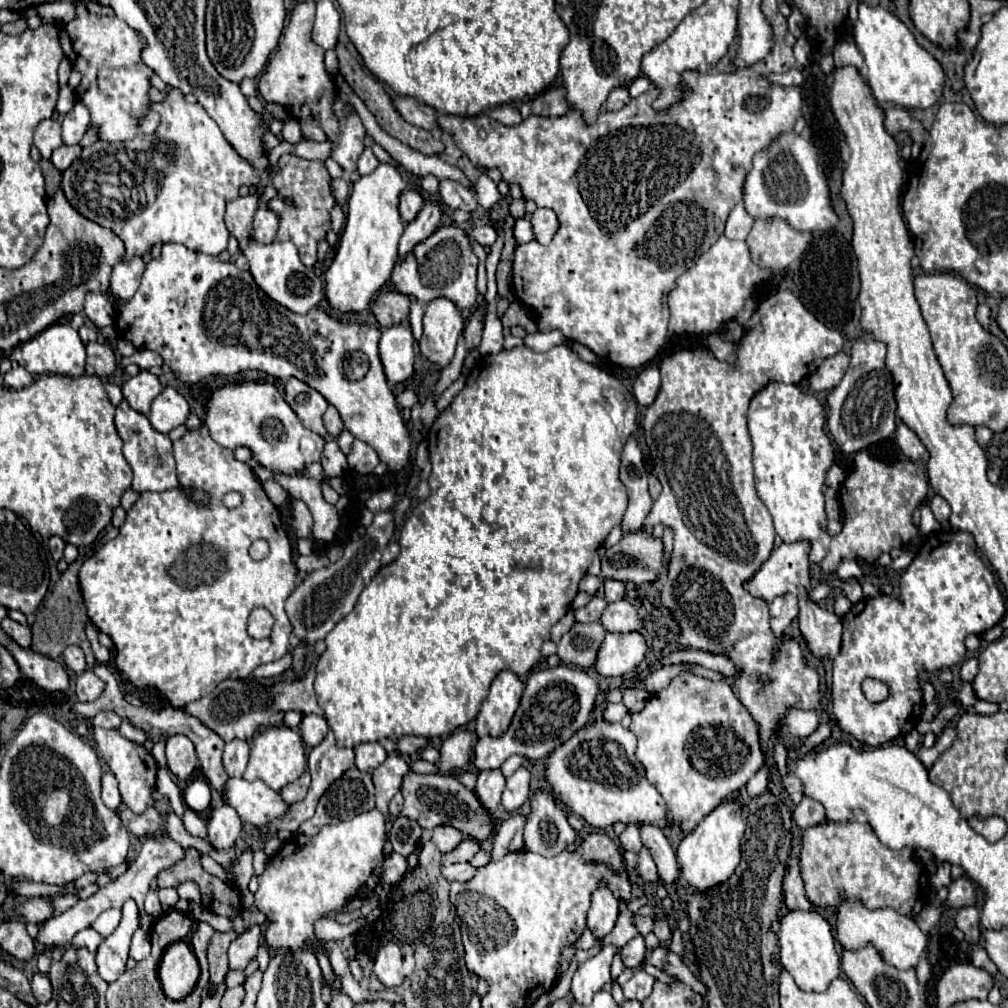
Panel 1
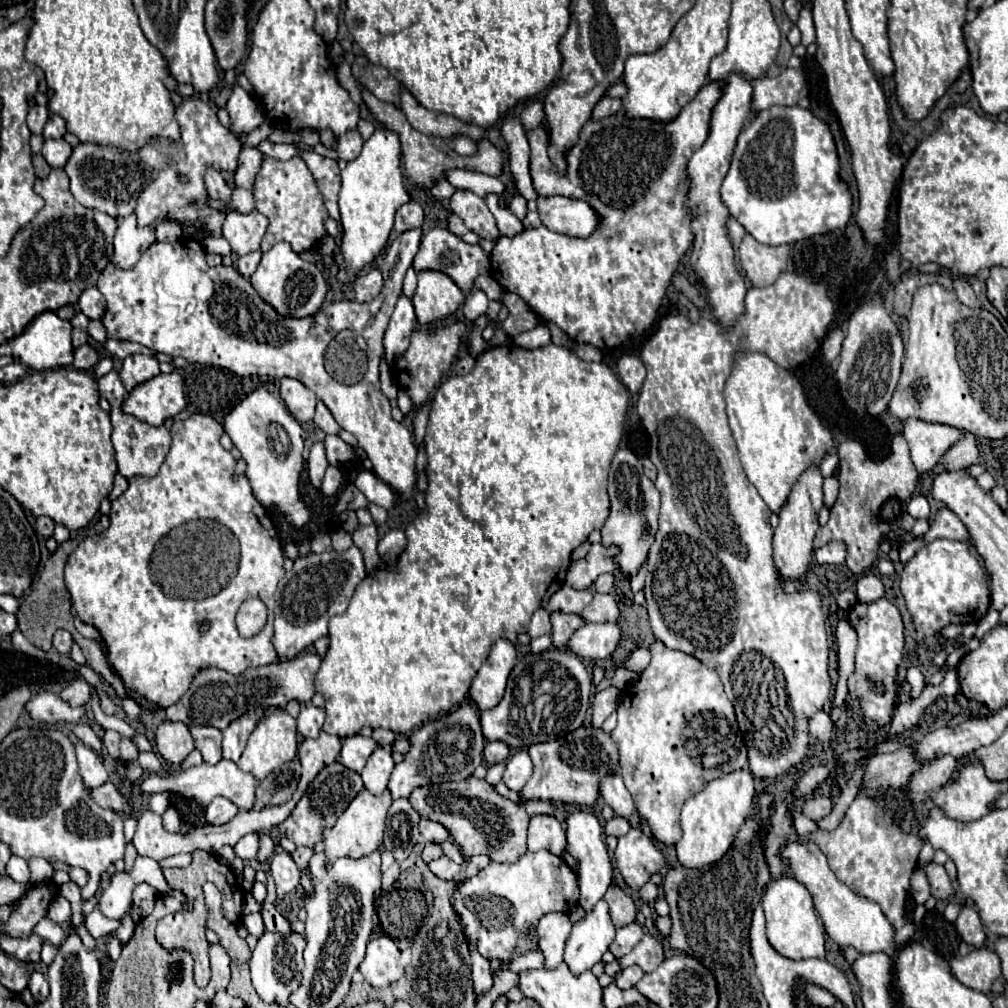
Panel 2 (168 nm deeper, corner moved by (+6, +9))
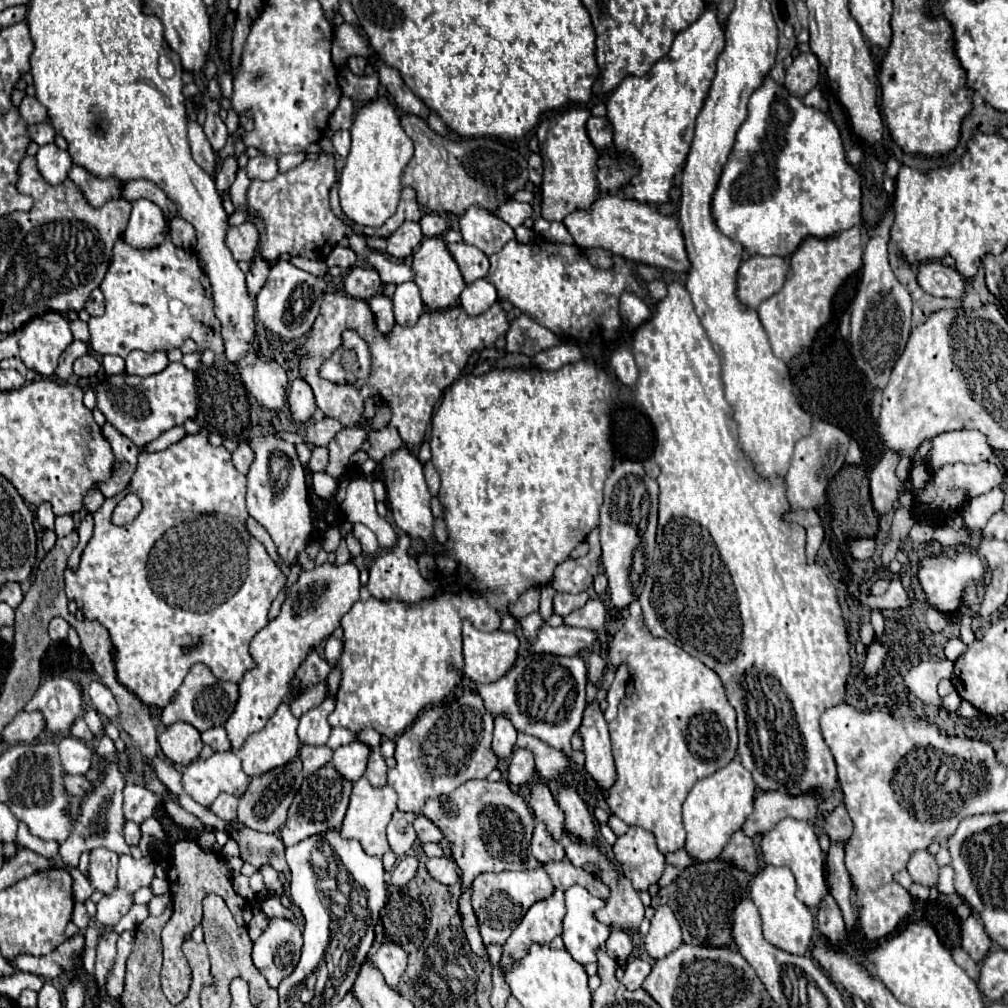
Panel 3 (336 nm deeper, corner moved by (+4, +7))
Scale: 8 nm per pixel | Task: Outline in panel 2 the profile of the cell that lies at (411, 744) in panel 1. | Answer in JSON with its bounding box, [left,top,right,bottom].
[372,729,396,747]

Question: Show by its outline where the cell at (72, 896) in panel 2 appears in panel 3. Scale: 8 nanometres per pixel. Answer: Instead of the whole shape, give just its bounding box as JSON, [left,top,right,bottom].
[60,763,142,873]

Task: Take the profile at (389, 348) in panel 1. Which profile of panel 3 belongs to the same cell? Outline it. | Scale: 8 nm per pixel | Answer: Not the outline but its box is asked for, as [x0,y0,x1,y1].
[392,283,424,327]

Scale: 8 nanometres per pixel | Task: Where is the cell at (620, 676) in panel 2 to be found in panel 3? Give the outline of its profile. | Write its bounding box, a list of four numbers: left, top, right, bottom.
[580,689,616,793]

